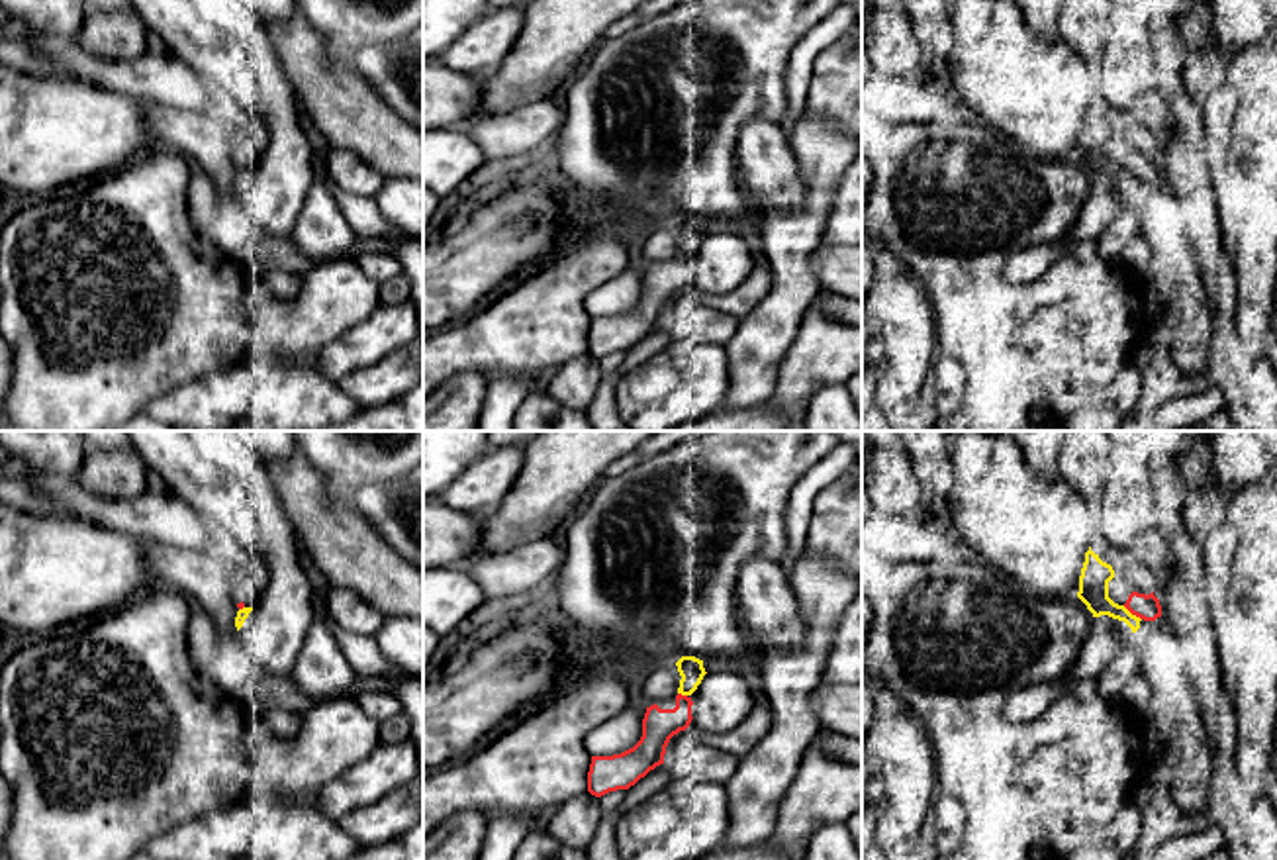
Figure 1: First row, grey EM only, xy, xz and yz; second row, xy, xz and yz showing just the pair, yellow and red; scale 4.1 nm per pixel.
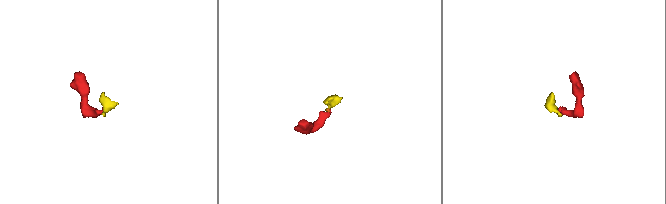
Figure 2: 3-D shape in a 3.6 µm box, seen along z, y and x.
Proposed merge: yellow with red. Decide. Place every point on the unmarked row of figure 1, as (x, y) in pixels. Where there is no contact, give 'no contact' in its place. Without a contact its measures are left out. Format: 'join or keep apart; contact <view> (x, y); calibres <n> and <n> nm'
keep apart; contact yz (1131, 175); calibres 130 and 100 nm

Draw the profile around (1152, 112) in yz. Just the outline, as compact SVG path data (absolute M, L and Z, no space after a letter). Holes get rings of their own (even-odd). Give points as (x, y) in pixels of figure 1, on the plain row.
M1152 86L1142 98L1140 106L1134 114L1134 125L1146 127L1156 135L1165 135L1171 127L1169 121L1169 102L1165 94L1158 88Z

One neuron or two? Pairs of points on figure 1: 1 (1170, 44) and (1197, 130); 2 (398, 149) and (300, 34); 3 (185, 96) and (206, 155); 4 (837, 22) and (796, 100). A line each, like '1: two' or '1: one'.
1: one
2: one
3: two
4: one

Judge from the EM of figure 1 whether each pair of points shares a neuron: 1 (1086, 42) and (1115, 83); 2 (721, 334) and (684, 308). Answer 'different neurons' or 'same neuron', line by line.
1: different neurons
2: same neuron

